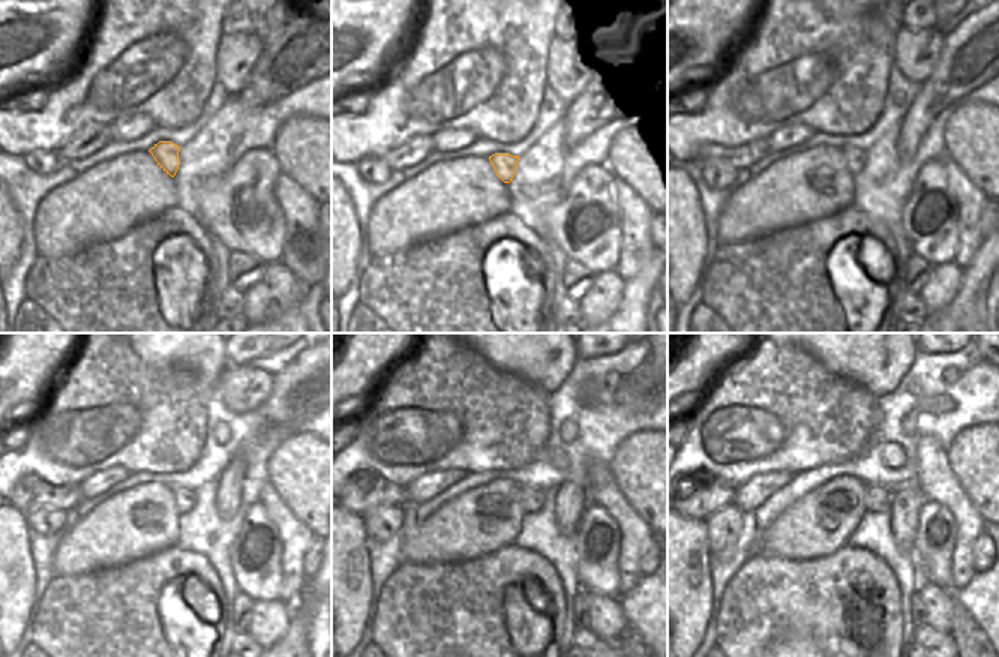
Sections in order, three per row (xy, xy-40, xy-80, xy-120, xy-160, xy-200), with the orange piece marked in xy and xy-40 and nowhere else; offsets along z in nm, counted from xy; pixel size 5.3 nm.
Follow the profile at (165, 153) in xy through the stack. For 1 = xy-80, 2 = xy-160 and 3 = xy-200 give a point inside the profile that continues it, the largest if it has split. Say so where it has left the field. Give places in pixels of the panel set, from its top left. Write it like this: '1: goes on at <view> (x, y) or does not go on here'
1: goes on at xy-80 (855, 158)
2: goes on at xy-160 (531, 498)
3: goes on at xy-200 (878, 500)

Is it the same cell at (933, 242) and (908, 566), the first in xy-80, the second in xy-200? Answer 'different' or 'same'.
different

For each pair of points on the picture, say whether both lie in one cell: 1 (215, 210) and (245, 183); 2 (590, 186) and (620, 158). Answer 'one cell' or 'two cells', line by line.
1: one cell
2: two cells

